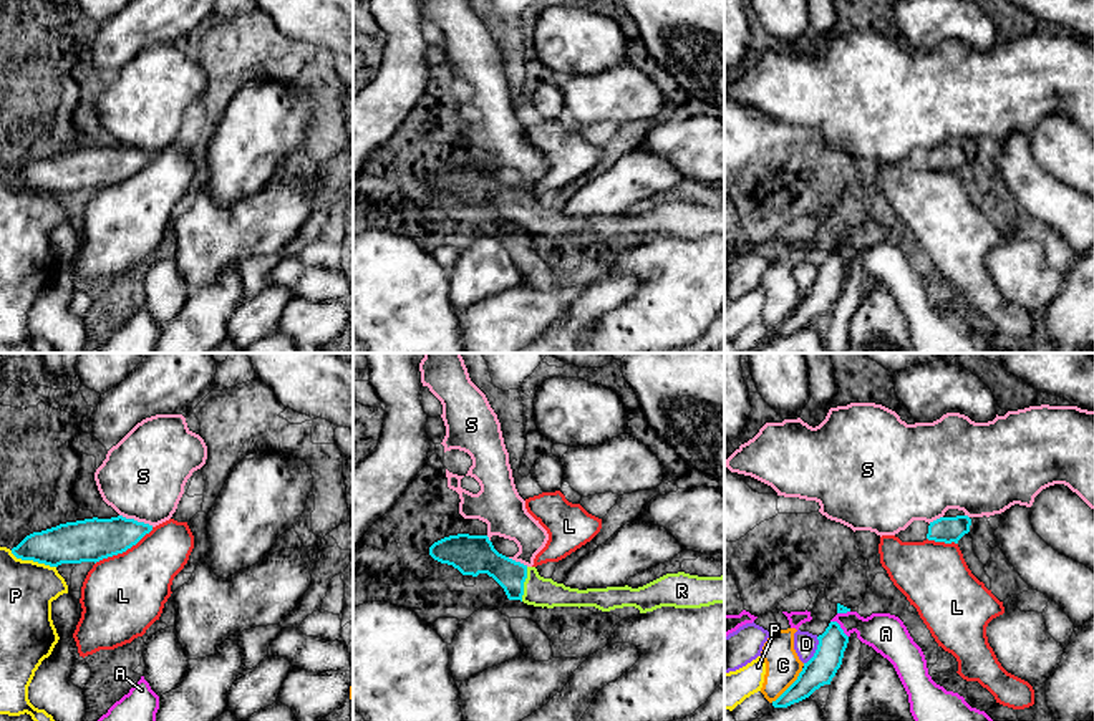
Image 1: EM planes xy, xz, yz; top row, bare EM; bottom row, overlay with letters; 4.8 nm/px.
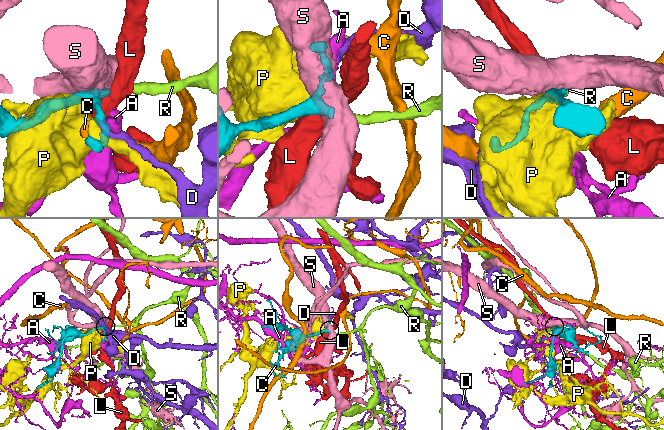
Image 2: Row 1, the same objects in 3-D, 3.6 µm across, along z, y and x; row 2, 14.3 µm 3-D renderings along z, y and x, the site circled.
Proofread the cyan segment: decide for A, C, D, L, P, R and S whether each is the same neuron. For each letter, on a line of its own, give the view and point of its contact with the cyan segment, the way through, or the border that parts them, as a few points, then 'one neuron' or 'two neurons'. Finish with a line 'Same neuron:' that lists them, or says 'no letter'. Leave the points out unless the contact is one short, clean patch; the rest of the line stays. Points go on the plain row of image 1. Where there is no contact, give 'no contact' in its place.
A: meets cyan in yz at (839, 256); two neurons
C: meets cyan in yz at (789, 315); two neurons
D: meets cyan in yz at (816, 279); border along yz (818, 266), (818, 275), (804, 292); two neurons
L: meets cyan in xy at (123, 179); border along xy (153, 156), (125, 179), (103, 186), (95, 193); two neurons
P: meets cyan in xy at (33, 189); two neurons
R: meets cyan in xz at (522, 212); runs through xz (479, 184), (522, 212), (542, 221); one neuron
S: meets cyan in xy at (136, 150); border along xy (120, 143), (153, 154); two neurons
Same neuron: R

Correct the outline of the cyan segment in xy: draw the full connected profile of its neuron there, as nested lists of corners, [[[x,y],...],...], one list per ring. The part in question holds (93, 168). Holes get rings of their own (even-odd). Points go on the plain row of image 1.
[[[85,148],[27,164],[12,182],[50,196],[99,191],[136,174],[152,154],[126,148]]]

